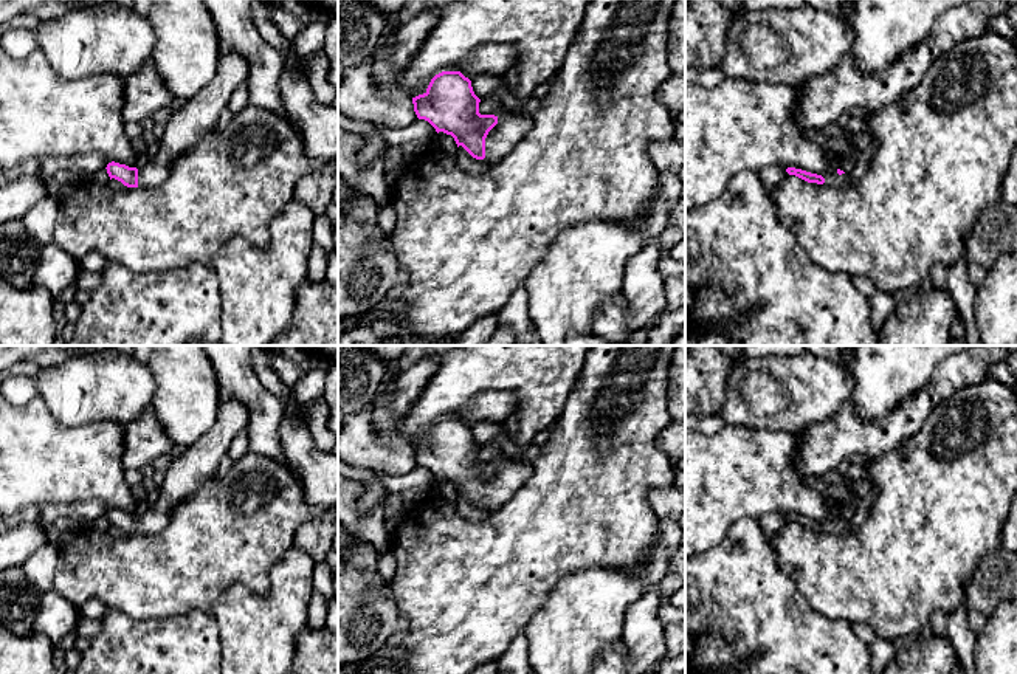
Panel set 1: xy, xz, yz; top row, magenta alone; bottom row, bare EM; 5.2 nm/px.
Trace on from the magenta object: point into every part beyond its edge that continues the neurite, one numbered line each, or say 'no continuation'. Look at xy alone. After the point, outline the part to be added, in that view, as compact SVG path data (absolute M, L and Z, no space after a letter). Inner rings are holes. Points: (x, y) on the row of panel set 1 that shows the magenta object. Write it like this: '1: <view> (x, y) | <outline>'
1: xy (200, 113) | M240 53L220 56L212 79L164 126L158 153L138 169L138 187L158 187L167 180L172 161L214 130L231 93L245 84L246 77L248 60Z

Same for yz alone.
1: yz (831, 177) | M828 167L822 174L822 177L825 178L823 184L831 186L831 187L839 187L839 186L843 186L843 184L850 183L848 174L839 175L837 169L833 169L833 167Z

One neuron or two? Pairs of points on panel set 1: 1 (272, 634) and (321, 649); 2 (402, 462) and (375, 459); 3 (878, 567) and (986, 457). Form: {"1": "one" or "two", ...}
{"1": "two", "2": "one", "3": "one"}

